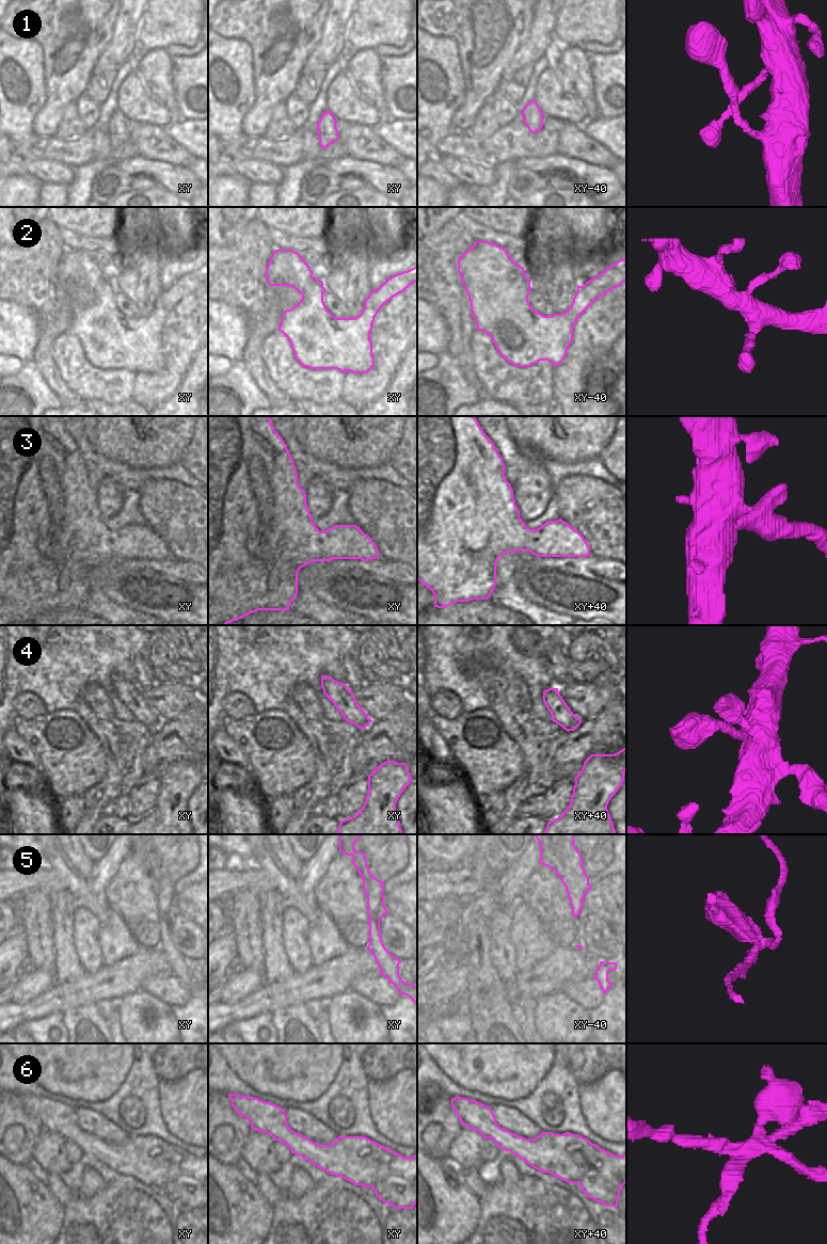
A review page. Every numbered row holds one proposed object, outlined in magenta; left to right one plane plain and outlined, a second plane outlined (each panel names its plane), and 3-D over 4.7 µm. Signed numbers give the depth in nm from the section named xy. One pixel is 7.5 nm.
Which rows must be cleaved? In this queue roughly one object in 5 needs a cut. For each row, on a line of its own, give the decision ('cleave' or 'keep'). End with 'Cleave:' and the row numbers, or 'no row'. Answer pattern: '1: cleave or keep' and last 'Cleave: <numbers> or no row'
1: keep
2: keep
3: cleave
4: keep
5: cleave
6: cleave
Cleave: 3, 5, 6

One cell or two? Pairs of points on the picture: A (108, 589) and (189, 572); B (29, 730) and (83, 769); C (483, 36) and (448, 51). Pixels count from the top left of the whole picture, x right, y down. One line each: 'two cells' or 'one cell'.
A: one cell
B: one cell
C: two cells

